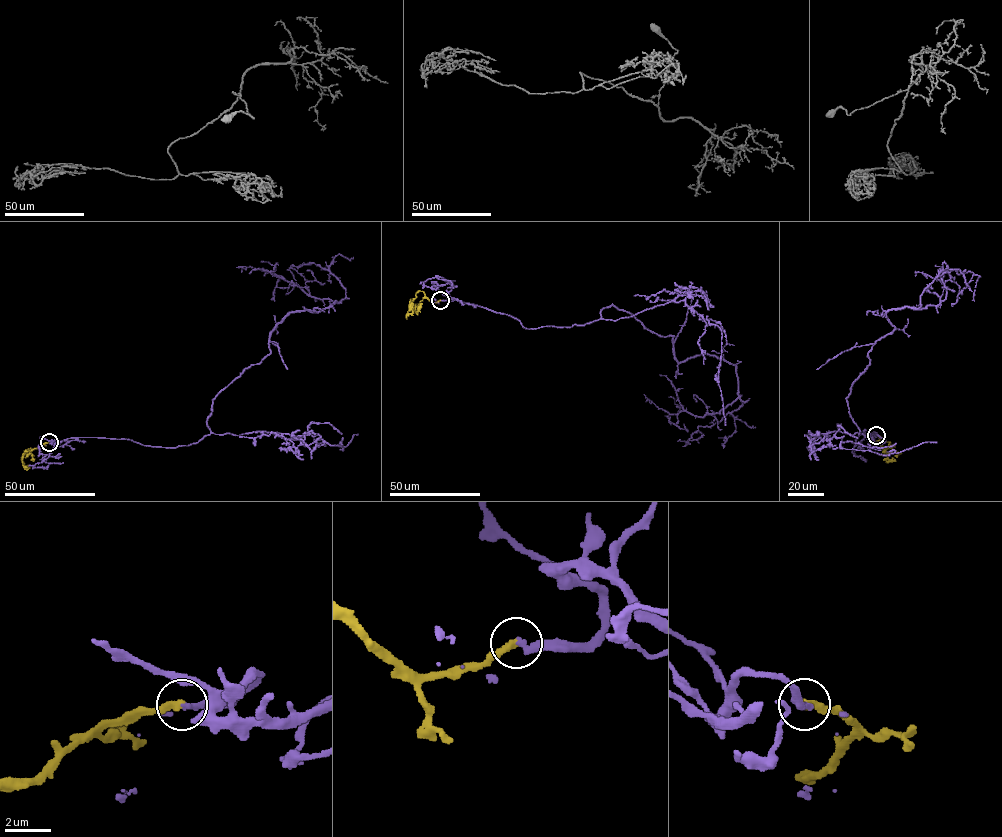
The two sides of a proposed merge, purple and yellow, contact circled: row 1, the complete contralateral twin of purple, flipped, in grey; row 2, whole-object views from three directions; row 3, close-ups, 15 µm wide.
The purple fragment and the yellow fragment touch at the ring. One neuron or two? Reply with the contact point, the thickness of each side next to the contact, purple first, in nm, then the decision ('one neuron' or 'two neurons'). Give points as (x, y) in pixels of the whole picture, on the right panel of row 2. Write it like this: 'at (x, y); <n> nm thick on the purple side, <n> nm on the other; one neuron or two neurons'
at (876, 435); 280 nm thick on the purple side, 320 nm on the other; two neurons

